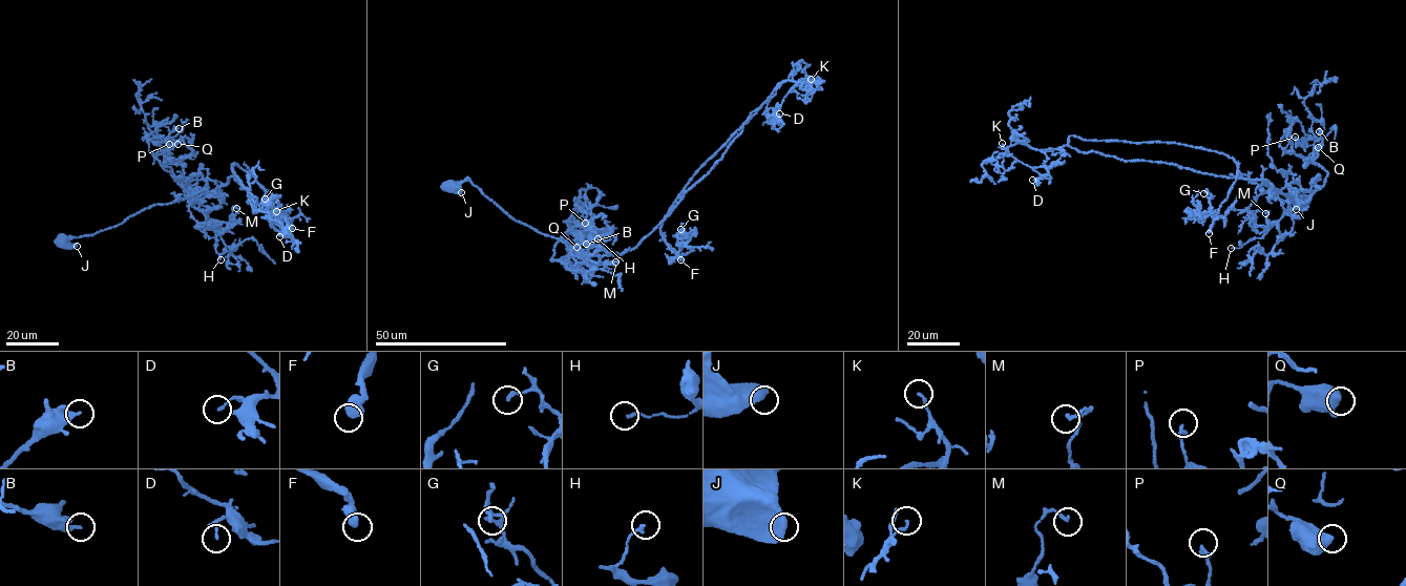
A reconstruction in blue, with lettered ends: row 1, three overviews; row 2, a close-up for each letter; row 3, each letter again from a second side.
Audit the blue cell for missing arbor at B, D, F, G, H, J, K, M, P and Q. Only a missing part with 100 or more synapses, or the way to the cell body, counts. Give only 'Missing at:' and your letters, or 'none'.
Missing at: F

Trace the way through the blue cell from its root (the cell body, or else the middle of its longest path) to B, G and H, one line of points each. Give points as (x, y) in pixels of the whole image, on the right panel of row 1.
B: (1301, 200), (1286, 196), (1303, 204), (1328, 173), (1308, 158), (1319, 131)
G: (1301, 200), (1265, 180), (1082, 152), (1068, 138), (1176, 143), (1233, 158), (1236, 179), (1214, 215), (1203, 193)
H: (1301, 200), (1286, 196), (1295, 201), (1297, 194), (1291, 195), (1286, 212), (1264, 236), (1231, 248)

